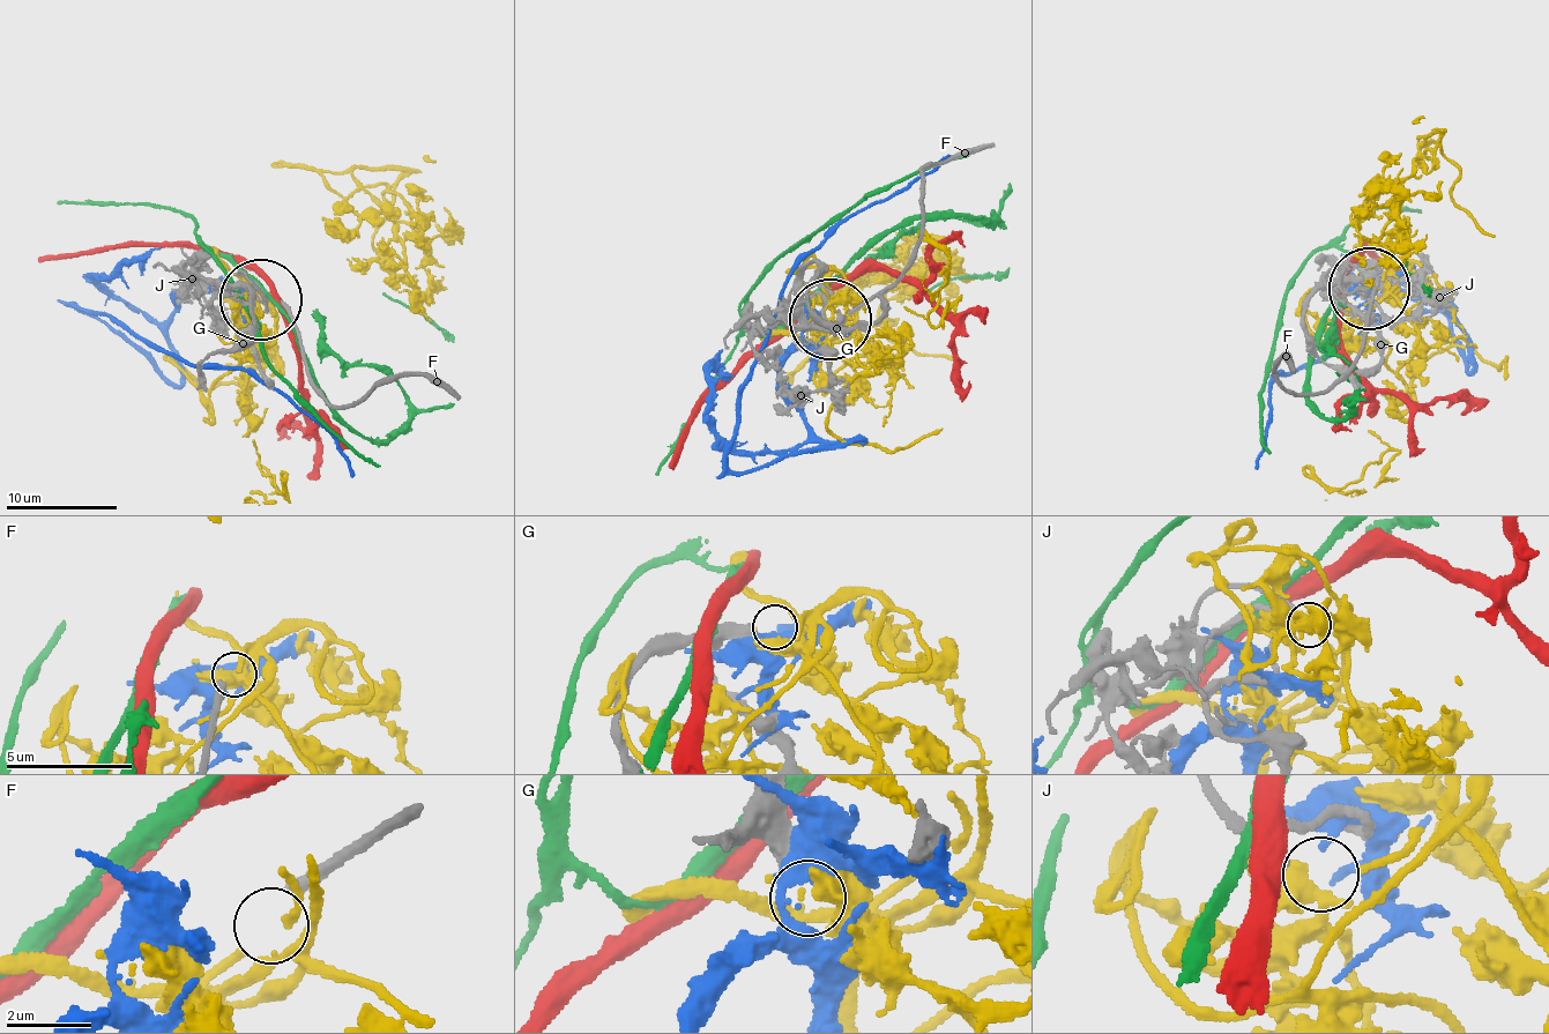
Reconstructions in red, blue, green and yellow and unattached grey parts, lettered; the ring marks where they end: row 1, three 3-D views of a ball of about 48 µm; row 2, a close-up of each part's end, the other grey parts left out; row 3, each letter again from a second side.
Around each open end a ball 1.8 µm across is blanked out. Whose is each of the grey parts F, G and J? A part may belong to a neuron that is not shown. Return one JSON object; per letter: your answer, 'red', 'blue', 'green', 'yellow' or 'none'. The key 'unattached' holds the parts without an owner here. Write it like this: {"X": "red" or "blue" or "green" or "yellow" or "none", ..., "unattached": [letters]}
{"F": "none", "G": "none", "J": "yellow", "unattached": ["F", "G"]}

